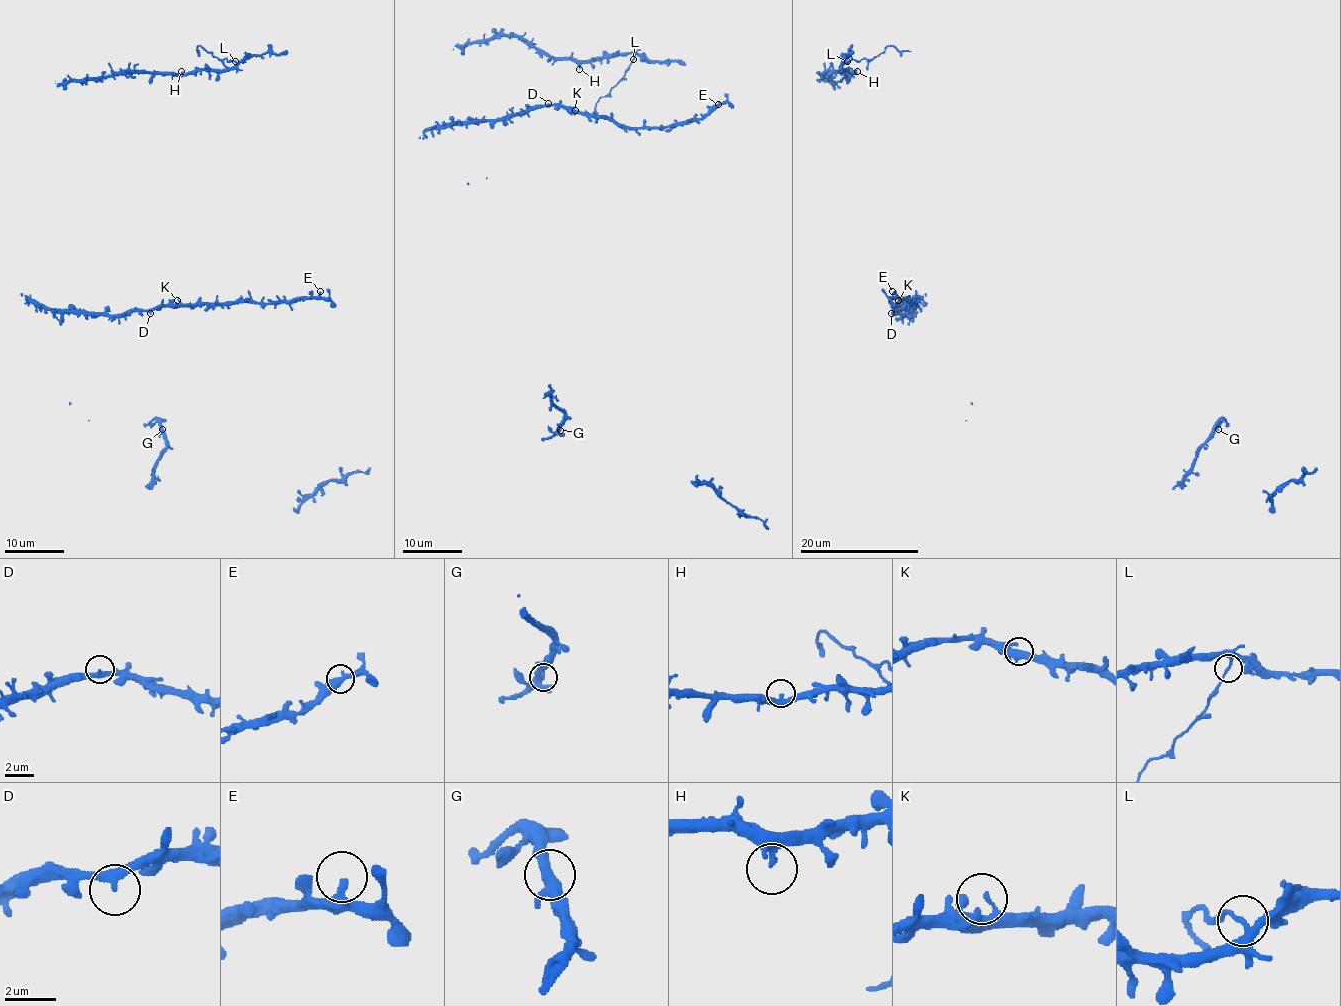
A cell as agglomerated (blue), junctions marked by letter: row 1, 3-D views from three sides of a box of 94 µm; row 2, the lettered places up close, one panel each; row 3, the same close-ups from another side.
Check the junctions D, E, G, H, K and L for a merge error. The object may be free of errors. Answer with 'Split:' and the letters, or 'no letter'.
Split: L

